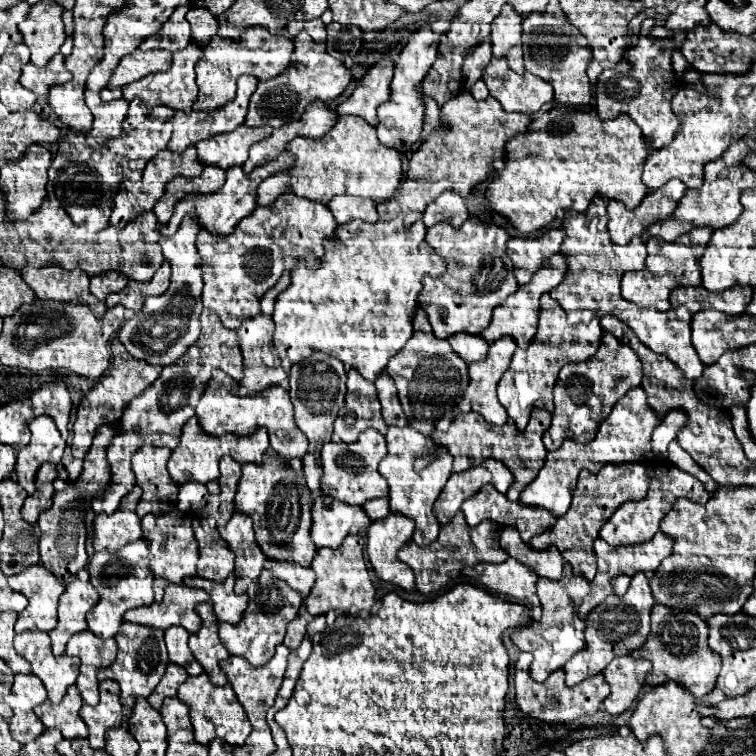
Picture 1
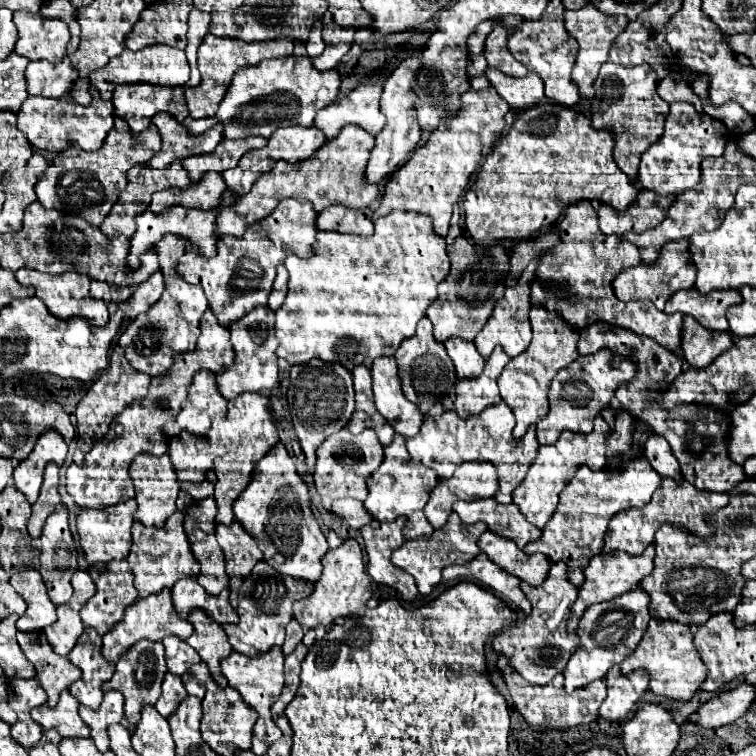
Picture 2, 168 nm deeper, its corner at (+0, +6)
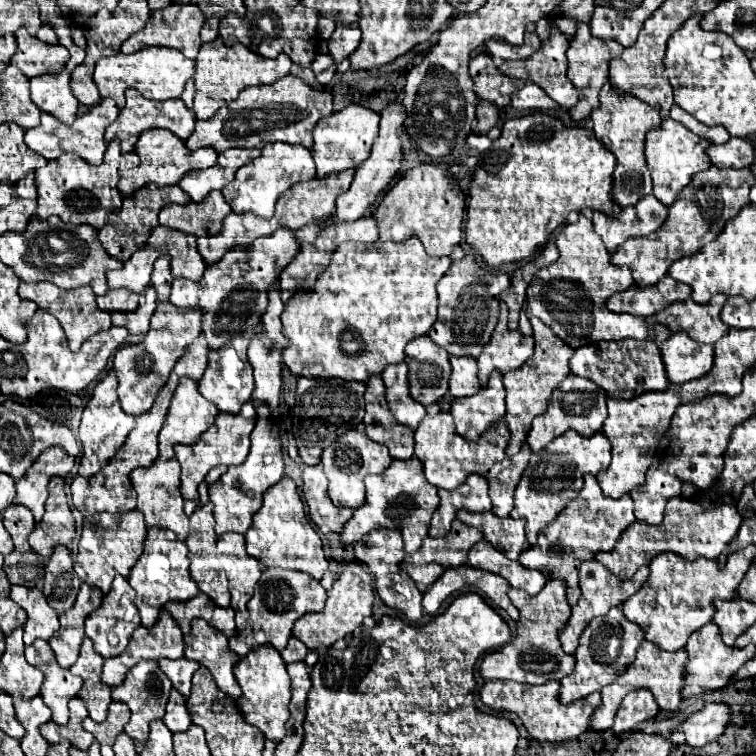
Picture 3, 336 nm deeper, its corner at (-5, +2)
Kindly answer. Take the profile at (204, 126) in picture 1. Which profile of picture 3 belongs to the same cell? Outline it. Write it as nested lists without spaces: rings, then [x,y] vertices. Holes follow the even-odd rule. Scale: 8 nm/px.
[[[152,128],[140,134],[140,140],[134,148],[134,152],[140,156],[140,166],[126,170],[118,182],[118,190],[122,196],[132,194],[134,190],[154,182],[156,186],[172,186],[178,184],[180,178],[194,168],[208,168],[214,166],[218,152],[212,148],[202,148],[202,150],[188,150],[188,146],[184,144],[184,140],[180,140],[178,136],[174,136],[174,132],[168,132],[164,128]]]

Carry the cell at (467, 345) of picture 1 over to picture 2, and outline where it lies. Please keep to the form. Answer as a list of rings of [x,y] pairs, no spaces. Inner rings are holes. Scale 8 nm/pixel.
[[[449,338],[445,342],[445,350],[453,360],[453,366],[457,370],[457,380],[477,378],[481,374],[485,360],[479,356],[473,342],[465,342],[461,338]]]

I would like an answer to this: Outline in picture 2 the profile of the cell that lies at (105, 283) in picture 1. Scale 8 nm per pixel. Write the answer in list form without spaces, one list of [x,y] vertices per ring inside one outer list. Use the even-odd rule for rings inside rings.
[[[97,280],[91,282],[91,296],[97,300],[109,300],[111,290],[113,290],[113,286],[109,286],[105,282],[97,282]]]

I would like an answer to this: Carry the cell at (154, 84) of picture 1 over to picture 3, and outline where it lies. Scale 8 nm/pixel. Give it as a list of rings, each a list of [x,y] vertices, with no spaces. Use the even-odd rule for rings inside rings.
[[[130,88],[130,90],[126,90],[126,106],[120,110],[112,128],[116,130],[114,136],[120,138],[122,152],[132,152],[138,142],[138,136],[148,128],[166,128],[166,130],[172,130],[178,138],[186,140],[194,132],[194,126],[196,126],[196,116],[190,108],[186,108],[186,104],[180,98],[166,100],[166,102],[152,102],[152,100],[142,98],[142,94],[138,94],[138,90]]]

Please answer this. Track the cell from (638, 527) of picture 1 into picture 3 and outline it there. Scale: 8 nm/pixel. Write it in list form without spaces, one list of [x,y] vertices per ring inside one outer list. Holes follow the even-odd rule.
[[[672,498],[666,506],[662,524],[652,526],[648,522],[636,520],[622,532],[614,550],[604,552],[602,558],[596,558],[596,560],[602,562],[618,580],[628,580],[640,566],[648,564],[650,558],[654,558],[660,552],[676,552],[676,554],[682,554],[682,558],[690,558],[690,560],[698,556],[718,558],[722,550],[738,534],[740,524],[742,524],[742,516],[732,504],[722,502],[706,508],[702,502],[696,502],[696,500]]]

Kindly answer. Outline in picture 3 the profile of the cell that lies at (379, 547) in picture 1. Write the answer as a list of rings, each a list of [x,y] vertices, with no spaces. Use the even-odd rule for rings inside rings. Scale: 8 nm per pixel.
[[[372,532],[370,536],[364,536],[356,546],[354,546],[354,552],[356,552],[356,560],[364,562],[370,572],[374,574],[374,584],[376,584],[376,592],[378,596],[382,598],[384,604],[392,606],[392,608],[400,608],[408,620],[412,622],[418,622],[422,618],[422,592],[416,588],[416,584],[412,582],[410,586],[410,580],[404,582],[404,572],[400,570],[400,562],[402,562],[402,538],[398,534],[392,534],[388,536],[386,532]]]

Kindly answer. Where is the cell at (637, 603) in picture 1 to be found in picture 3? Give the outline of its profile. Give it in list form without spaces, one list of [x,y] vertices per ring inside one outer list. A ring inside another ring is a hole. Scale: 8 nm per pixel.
[[[620,606],[610,608],[608,614],[598,616],[590,620],[586,630],[582,632],[580,646],[576,650],[576,668],[572,674],[562,678],[562,690],[560,690],[560,702],[570,704],[574,700],[580,700],[596,690],[602,690],[606,684],[614,682],[620,674],[626,672],[630,662],[634,662],[636,652],[640,644],[644,642],[644,630],[642,626],[630,622]]]

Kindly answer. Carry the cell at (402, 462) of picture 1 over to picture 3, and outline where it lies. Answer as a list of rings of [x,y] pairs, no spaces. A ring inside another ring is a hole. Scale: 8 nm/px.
[[[418,458],[410,460],[392,460],[390,468],[380,476],[366,476],[366,504],[354,510],[354,516],[344,526],[344,532],[340,540],[344,544],[352,544],[362,534],[368,534],[374,528],[394,528],[398,526],[404,536],[404,550],[416,552],[422,544],[422,538],[428,534],[432,512],[436,510],[440,498],[438,488],[434,488],[430,482],[426,482],[422,474],[422,462]]]

